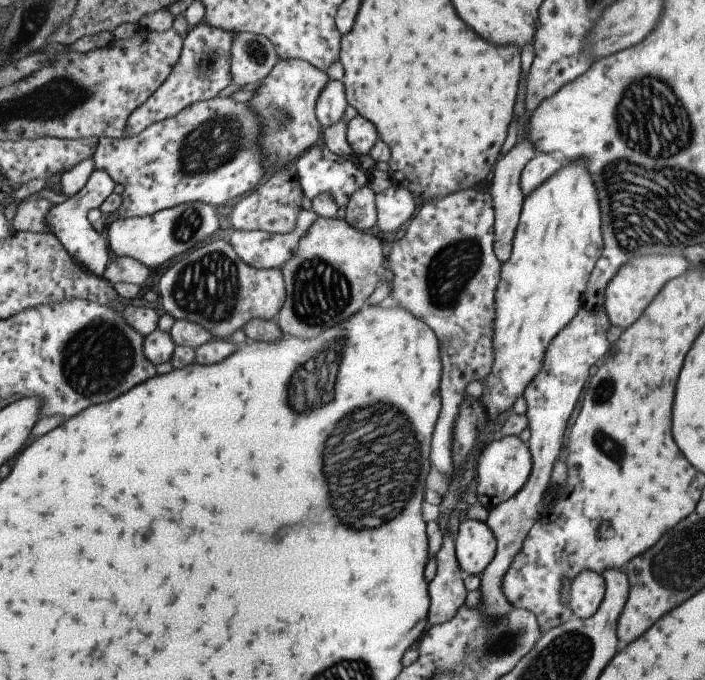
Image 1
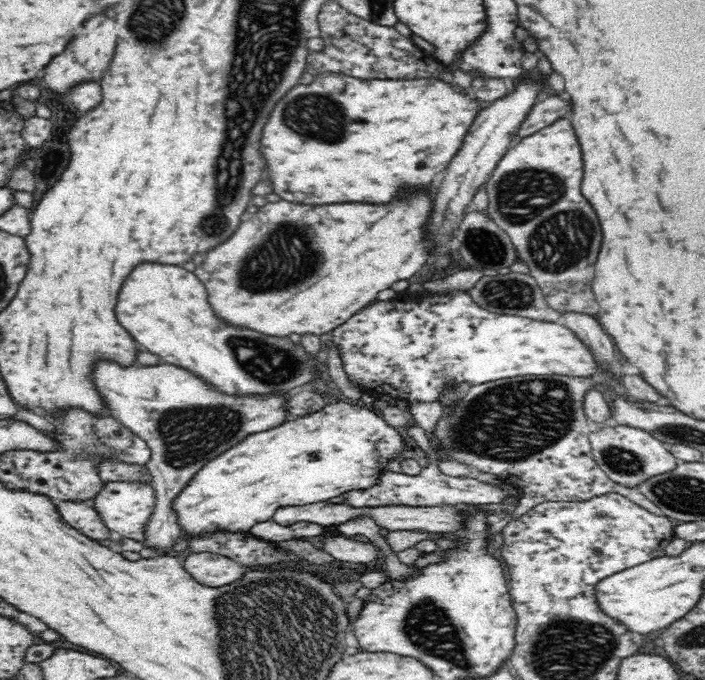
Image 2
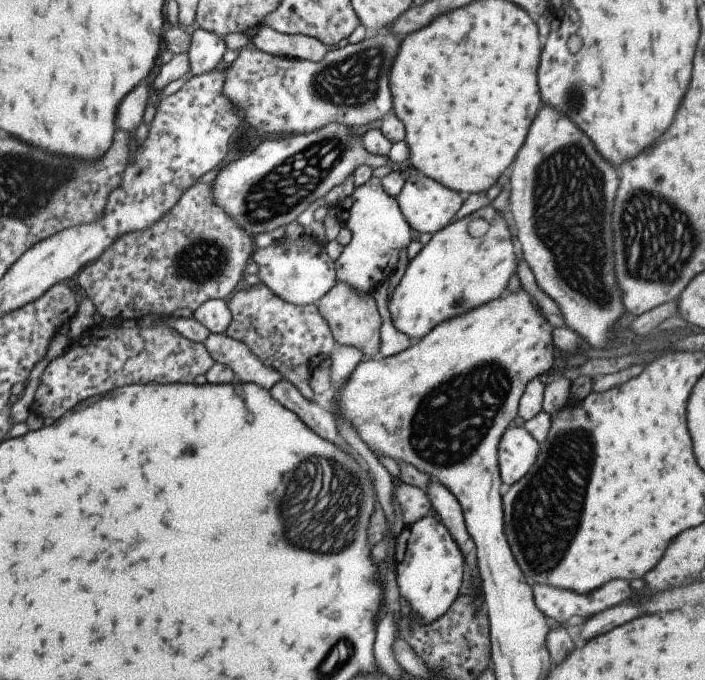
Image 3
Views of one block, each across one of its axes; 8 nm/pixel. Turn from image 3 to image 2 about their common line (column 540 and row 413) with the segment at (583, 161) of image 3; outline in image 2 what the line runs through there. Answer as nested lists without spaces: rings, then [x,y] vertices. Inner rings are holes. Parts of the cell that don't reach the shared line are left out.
[[[110,360],[94,366],[92,382],[105,404],[105,412],[139,436],[151,450],[147,462],[155,490],[155,507],[145,526],[146,548],[171,554],[172,546],[184,536],[172,508],[177,494],[207,462],[240,444],[248,435],[282,426],[288,420],[286,402],[290,396],[228,395],[190,370],[170,363],[124,367]]]

